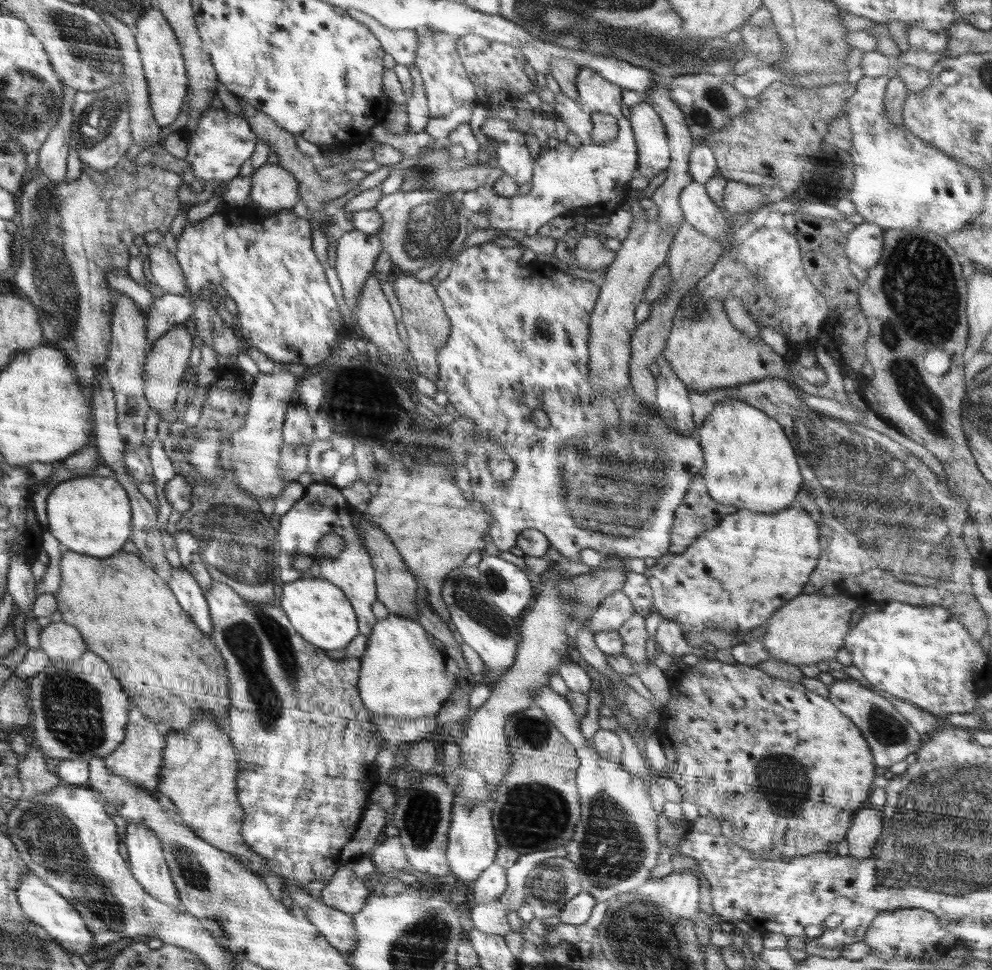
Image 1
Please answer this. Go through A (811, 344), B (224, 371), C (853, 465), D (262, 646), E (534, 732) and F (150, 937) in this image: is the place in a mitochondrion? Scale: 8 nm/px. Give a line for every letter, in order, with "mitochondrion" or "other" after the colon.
A: other
B: other
C: mitochondrion
D: mitochondrion
E: mitochondrion
F: other

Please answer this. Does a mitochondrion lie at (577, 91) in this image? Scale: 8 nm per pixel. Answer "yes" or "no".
no

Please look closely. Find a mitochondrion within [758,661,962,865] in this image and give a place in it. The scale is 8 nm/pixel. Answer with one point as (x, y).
(887, 729)

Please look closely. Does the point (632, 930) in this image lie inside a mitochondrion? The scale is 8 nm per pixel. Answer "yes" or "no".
yes

